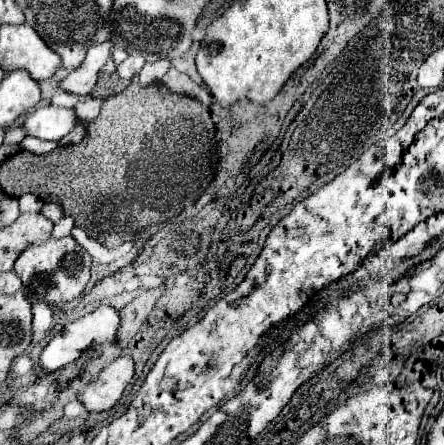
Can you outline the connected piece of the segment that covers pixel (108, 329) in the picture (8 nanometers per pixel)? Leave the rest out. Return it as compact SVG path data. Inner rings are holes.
M100 306L94 312L90 312L88 316L80 318L80 320L68 324L68 326L64 326L64 330L60 334L56 334L48 342L48 346L44 348L44 352L40 356L40 364L48 372L60 370L60 368L68 366L70 362L78 360L88 346L92 346L92 344L104 344L104 342L114 342L118 328L120 328L120 316L118 316L118 312L112 306Z

